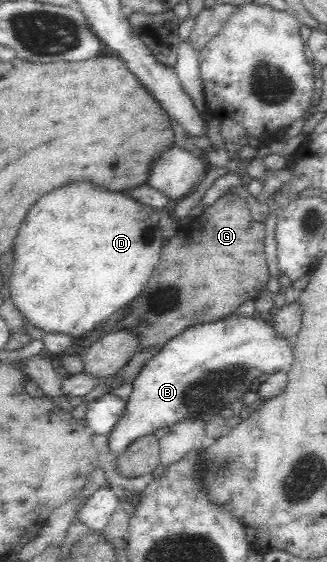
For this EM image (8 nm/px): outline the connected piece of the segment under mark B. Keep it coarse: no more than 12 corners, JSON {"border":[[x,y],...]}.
{"border":[[268,317],[178,334],[136,376],[108,448],[208,422],[290,366]]}

